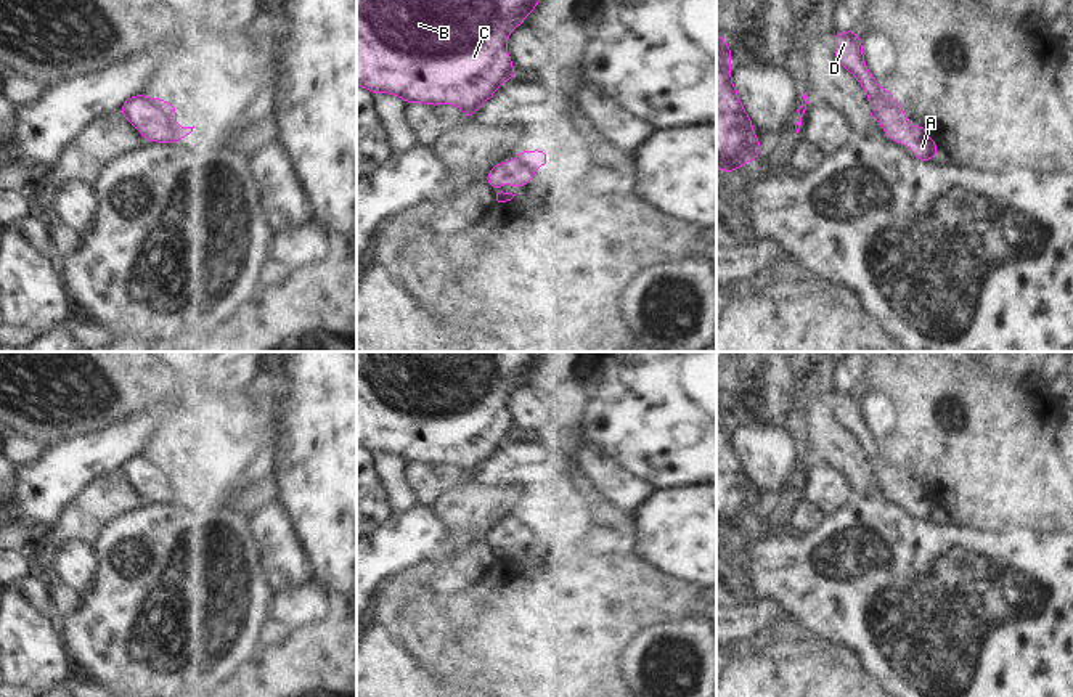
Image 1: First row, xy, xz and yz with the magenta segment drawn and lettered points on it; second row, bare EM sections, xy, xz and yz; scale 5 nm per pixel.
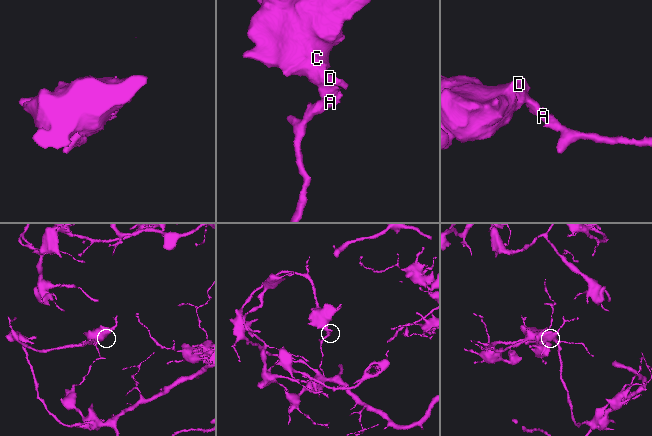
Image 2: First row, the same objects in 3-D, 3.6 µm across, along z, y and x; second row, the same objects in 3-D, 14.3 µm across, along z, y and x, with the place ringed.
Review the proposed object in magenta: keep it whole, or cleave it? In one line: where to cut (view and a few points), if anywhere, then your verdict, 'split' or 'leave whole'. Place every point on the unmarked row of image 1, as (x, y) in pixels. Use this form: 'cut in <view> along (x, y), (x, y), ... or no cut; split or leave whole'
no cut; leave whole

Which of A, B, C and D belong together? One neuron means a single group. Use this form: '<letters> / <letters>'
A B C D

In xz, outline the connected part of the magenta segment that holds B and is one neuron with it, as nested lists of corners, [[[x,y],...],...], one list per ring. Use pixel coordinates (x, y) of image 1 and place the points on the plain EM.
[[[357,352],[357,445],[376,453],[400,456],[405,463],[455,464],[464,477],[472,477],[500,445],[516,437],[506,410],[509,393],[536,368],[541,352]]]

